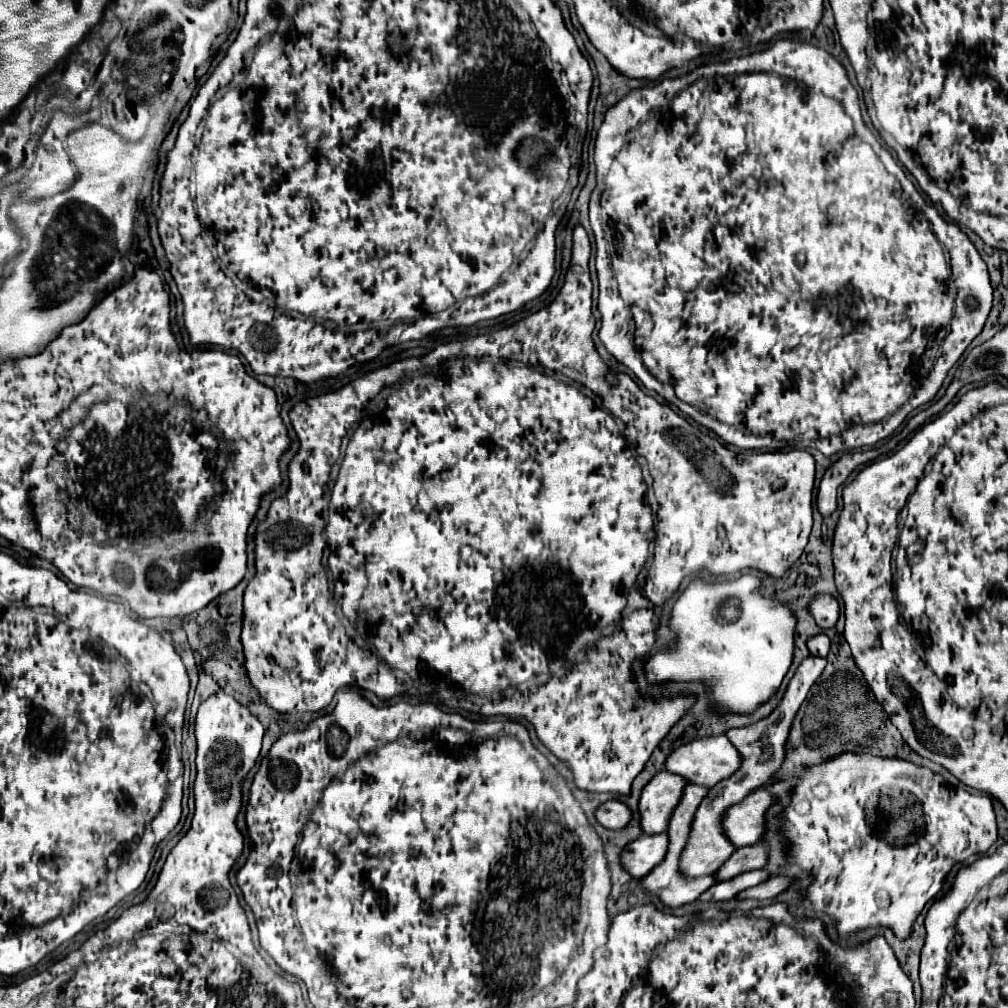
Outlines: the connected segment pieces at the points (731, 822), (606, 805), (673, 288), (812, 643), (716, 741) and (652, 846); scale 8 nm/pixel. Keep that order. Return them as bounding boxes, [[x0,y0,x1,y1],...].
[[721,788,773,848],[595,800,631,830],[589,38,993,456],[807,634,829,658],[665,734,741,786],[621,834,667,878]]

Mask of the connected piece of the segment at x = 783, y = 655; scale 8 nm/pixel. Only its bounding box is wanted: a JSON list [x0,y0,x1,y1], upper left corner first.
[645,574,797,714]

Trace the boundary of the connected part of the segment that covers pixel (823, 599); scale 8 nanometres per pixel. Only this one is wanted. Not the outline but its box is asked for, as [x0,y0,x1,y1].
[809,594,839,628]

